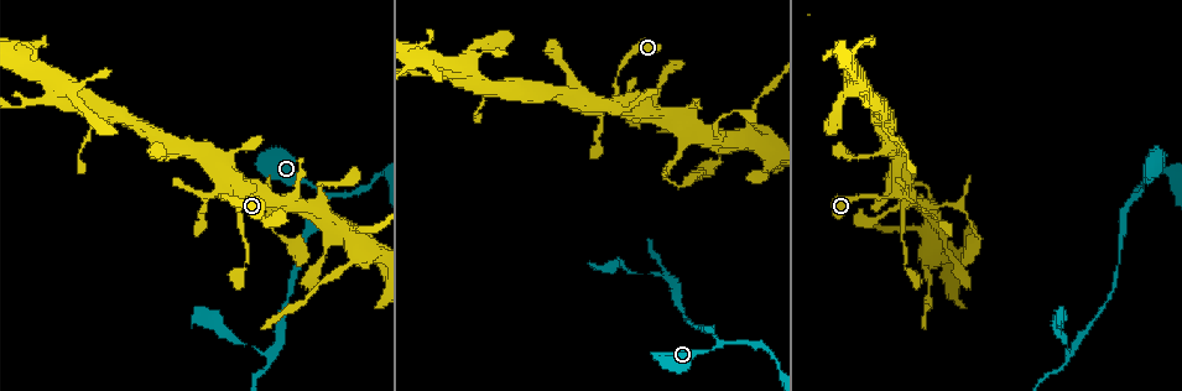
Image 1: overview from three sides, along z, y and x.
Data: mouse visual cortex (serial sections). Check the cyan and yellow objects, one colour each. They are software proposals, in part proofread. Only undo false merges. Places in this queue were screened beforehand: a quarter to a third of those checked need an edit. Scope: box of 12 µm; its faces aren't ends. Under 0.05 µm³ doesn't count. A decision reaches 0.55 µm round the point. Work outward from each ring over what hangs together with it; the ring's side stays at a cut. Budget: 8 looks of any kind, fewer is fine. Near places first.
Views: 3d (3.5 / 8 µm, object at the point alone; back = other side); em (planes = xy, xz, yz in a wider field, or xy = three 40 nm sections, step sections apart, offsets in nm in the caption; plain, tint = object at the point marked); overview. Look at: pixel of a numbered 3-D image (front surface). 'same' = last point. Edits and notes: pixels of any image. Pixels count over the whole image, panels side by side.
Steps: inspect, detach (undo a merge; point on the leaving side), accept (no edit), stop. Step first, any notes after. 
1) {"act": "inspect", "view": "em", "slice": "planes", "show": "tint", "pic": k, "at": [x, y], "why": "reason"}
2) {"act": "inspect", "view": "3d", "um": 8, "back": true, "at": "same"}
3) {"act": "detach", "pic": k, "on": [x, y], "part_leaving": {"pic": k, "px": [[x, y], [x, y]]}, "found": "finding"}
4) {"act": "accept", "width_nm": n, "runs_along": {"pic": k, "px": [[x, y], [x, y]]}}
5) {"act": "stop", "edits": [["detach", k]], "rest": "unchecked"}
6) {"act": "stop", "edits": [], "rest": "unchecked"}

{"act": "inspect", "view": "3d", "um": 3.5, "back": true, "pic": 1, "at": [720, 343], "why": "three-way junction"}

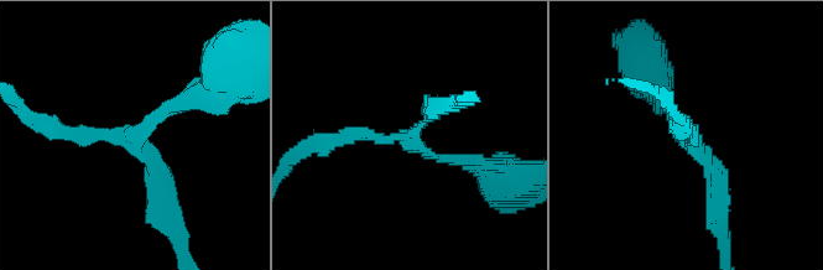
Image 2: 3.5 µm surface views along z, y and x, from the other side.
{"act": "inspect", "view": "em", "slice": "xy", "step": 5, "show": "tint", "pic": 2, "at": [416, 145], "arms": 3, "arm_widths_nm": [200, 200, 250]}

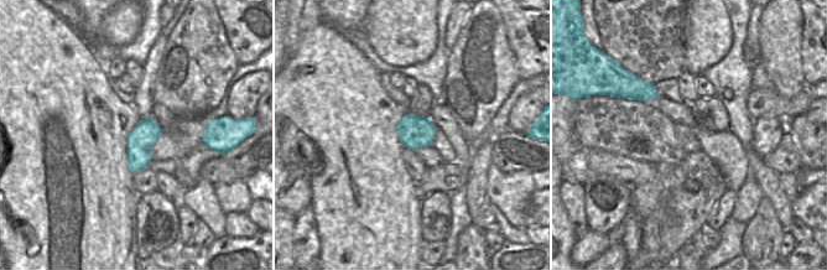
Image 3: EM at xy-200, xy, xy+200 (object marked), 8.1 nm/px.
{"act": "accept", "width_nm": 260, "runs_along": {"pic": 2, "px": [[660, 93], [717, 177], [717, 203]]}, "found": "all the same cell"}

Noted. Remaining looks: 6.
{"act": "inspect", "view": "3d", "um": 8, "pic": 1, "at": [614, 84], "why": "side arm on a straight run"}

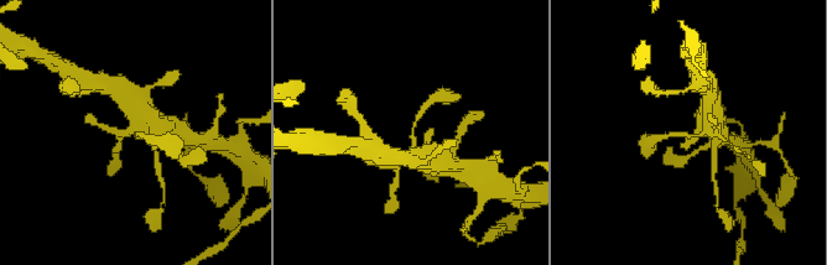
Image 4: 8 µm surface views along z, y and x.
{"act": "inspect", "view": "em", "slice": "xy", "step": 3, "show": "tint", "pic": 4, "at": [684, 134], "arms": 3, "arm_widths_nm": [150, 200, 250], "why": "now the EM"}

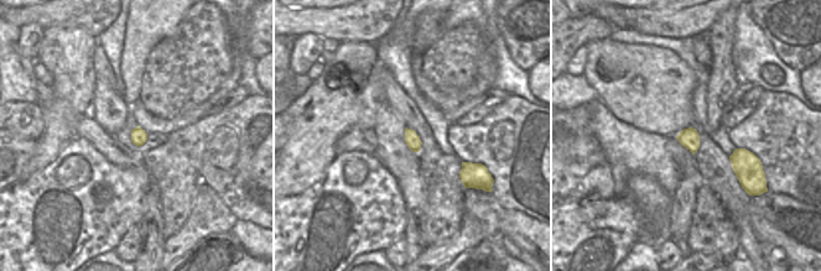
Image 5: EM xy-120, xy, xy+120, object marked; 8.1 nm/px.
{"act": "accept", "runs_along": {"pic": 4, "px": [[655, 139], [700, 135], [712, 120]]}, "found": "continuous, no second cell"}

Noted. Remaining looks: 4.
{"act": "inspect", "view": "3d", "um": 8, "pic": 1, "at": [345, 267], "why": "calibre changes"}

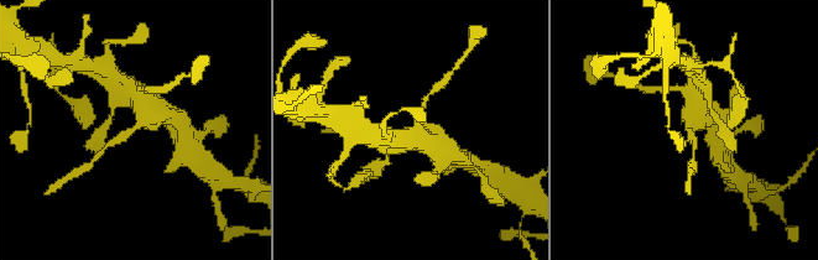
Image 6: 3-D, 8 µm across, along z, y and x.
{"act": "inspect", "view": "em", "slice": "planes", "show": "tint", "pic": 6, "at": [404, 128], "arm_widths_nm": [200, 600]}

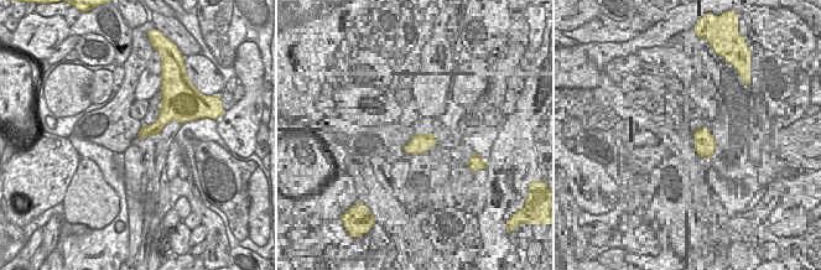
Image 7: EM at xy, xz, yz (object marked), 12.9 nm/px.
{"act": "accept", "runs_along": {"pic": 6, "px": [[144, 103], [142, 121], [102, 151]]}, "found": "continuous, no second cell"}

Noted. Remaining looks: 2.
{"act": "inspect", "view": "3d", "um": 3.5, "pic": 1, "at": [1068, 353], "why": "side arm on a straight run"}

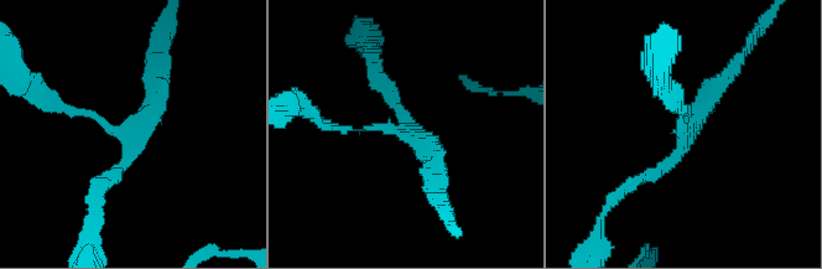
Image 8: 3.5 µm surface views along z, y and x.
{"act": "inspect", "view": "em", "slice": "xy", "step": 5, "show": "tint", "pic": 8, "at": [409, 131], "arms": 3, "arm_widths_nm": [100, 200, 250], "why": "now the EM"}

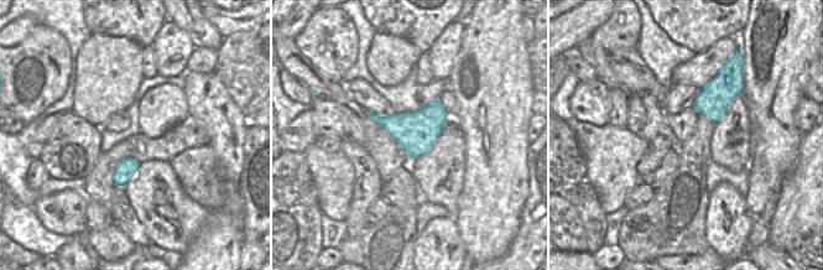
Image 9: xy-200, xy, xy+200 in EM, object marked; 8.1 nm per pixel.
{"act": "accept", "runs_along": {"pic": 8, "px": [[440, 174], [417, 136], [333, 127]]}, "found": "continuous, no second cell"}

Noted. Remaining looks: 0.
{"act": "stop", "edits": [], "rest": "unchecked"}

